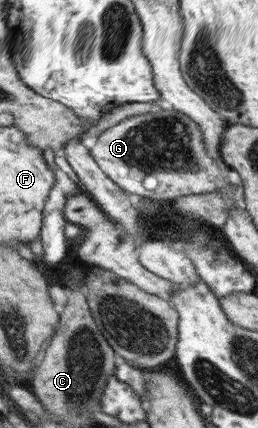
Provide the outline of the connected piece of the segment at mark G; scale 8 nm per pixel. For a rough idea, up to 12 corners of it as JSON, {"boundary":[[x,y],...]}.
{"boundary":[[173,108],[125,118],[89,154],[131,198],[221,191],[199,126]]}

